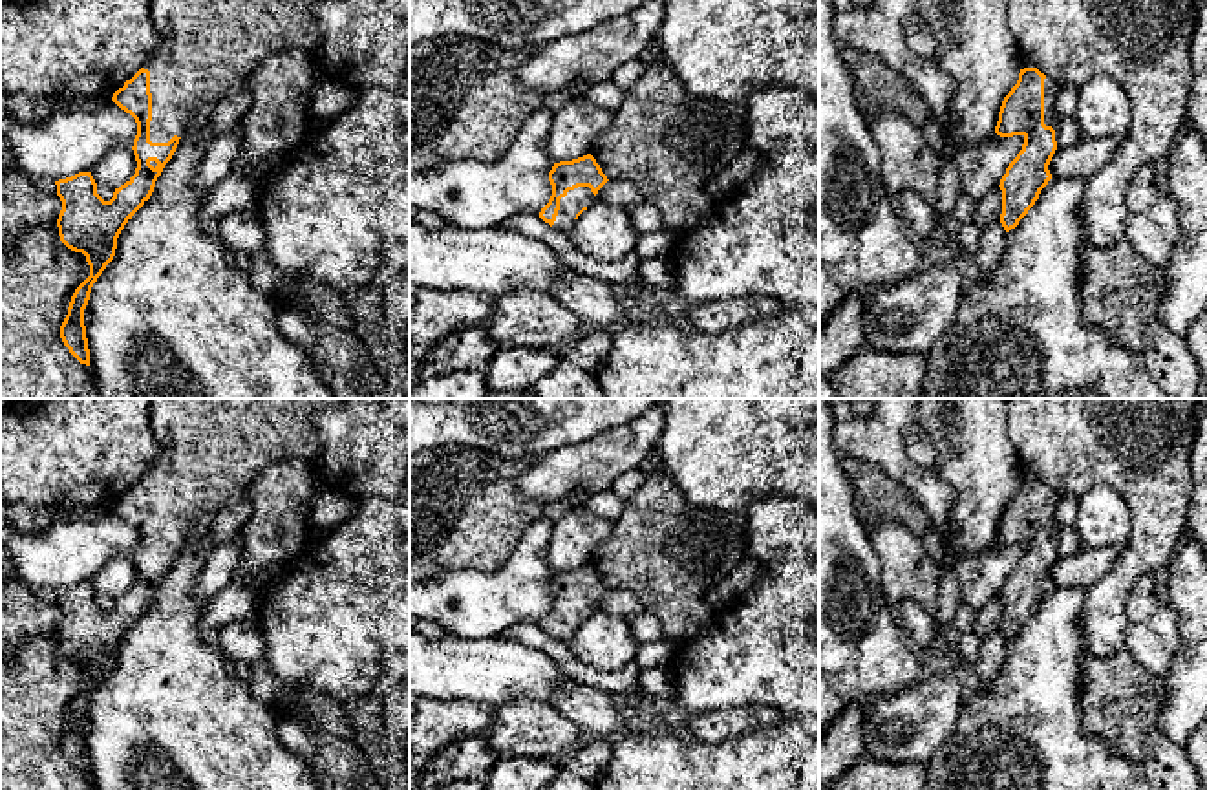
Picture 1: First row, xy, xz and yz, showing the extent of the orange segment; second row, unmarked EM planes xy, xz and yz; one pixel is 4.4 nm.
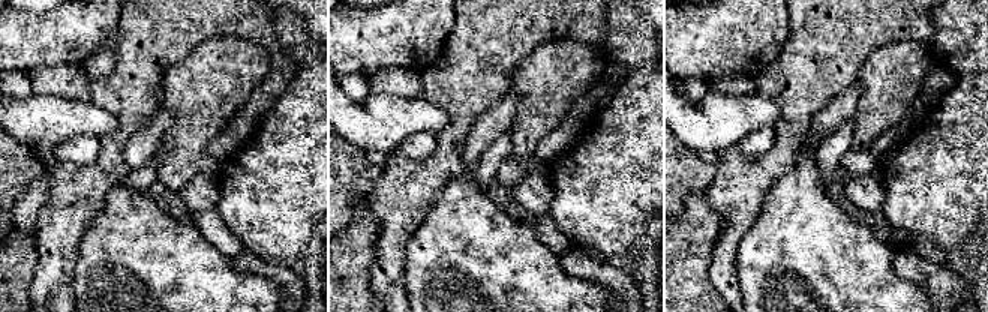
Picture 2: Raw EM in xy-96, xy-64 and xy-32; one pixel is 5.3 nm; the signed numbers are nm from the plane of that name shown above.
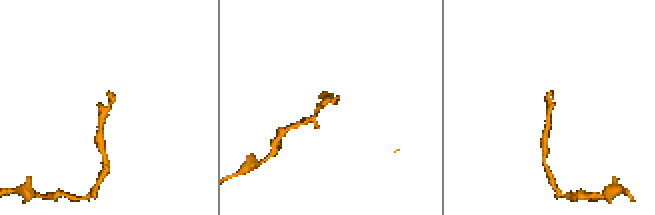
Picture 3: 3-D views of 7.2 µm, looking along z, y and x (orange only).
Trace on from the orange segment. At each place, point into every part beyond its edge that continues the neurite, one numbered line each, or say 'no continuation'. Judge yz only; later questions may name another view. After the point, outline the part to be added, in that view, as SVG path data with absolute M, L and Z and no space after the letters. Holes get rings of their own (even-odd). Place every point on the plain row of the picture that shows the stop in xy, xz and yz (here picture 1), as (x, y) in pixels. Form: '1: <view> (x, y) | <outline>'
1: yz (1050, 498) | M1046 486L1044 488L1044 534L1055 539L1055 550L1057 550L1057 534L1059 534L1059 525L1055 523L1057 501L1059 501L1059 496Z

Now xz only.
1: xz (582, 606) | M589 596L569 600L567 605L560 609L560 620L552 636L569 642L576 631L576 624L593 613L596 613L596 605Z

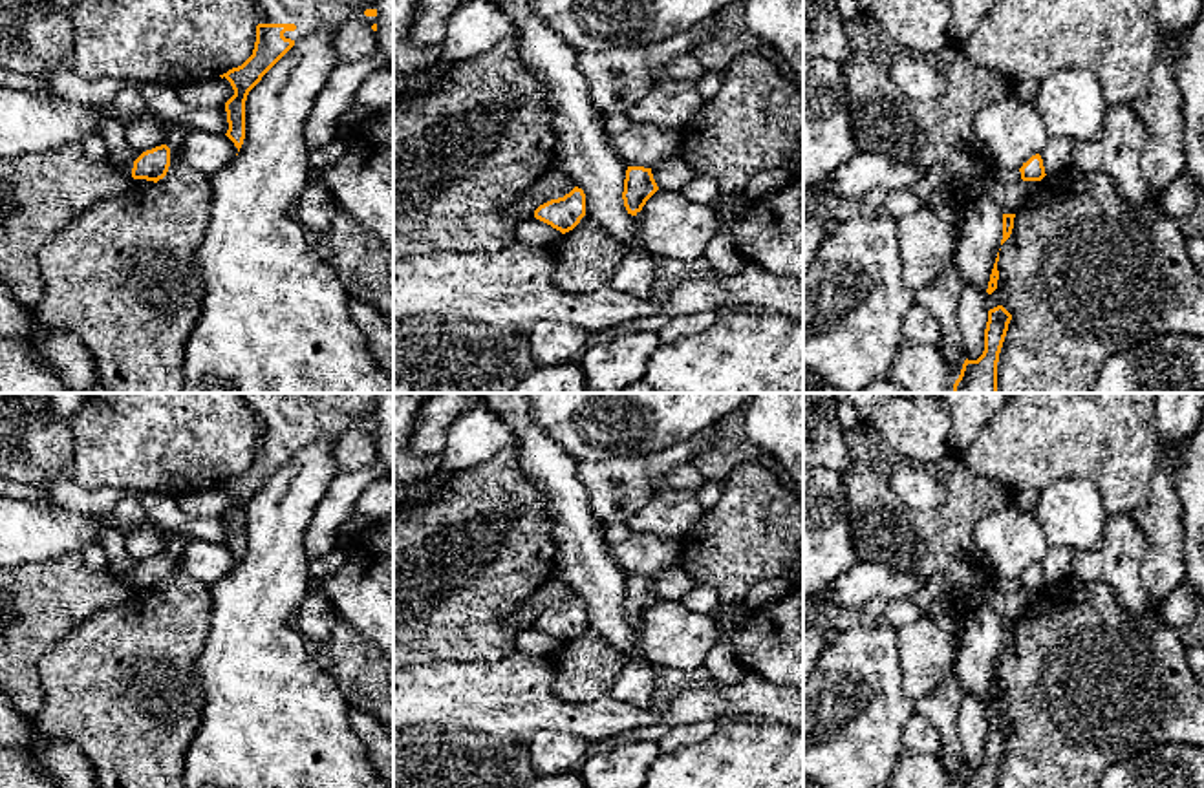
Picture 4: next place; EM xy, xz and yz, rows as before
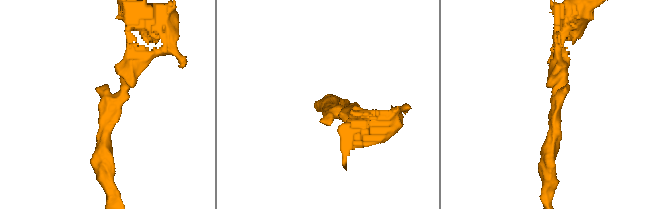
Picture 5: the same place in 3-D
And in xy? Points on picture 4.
1: xy (310, 415) | M242 393L258 433L295 433L295 441L284 442L295 452L318 439L337 441L351 428L362 428L368 435L377 433L377 426L364 424L366 419L375 419L377 395Z

